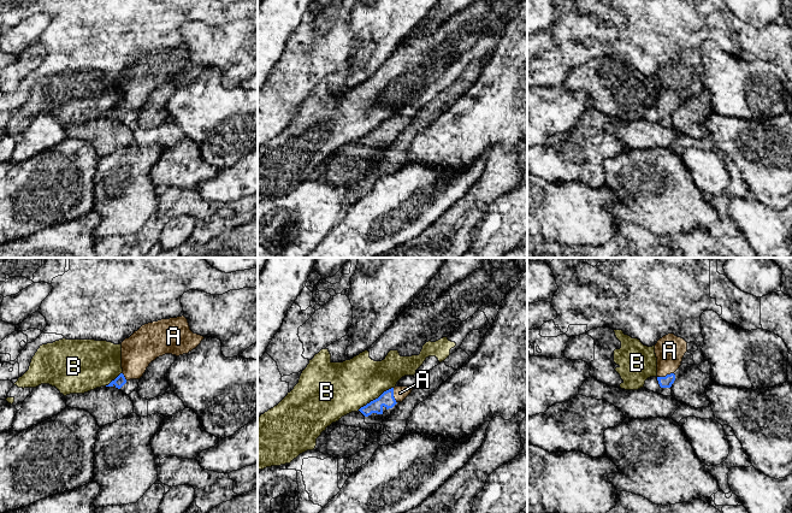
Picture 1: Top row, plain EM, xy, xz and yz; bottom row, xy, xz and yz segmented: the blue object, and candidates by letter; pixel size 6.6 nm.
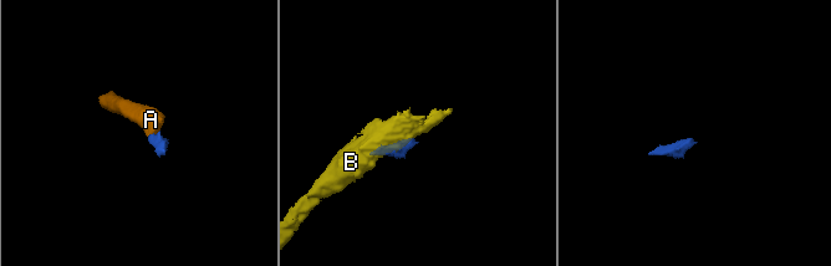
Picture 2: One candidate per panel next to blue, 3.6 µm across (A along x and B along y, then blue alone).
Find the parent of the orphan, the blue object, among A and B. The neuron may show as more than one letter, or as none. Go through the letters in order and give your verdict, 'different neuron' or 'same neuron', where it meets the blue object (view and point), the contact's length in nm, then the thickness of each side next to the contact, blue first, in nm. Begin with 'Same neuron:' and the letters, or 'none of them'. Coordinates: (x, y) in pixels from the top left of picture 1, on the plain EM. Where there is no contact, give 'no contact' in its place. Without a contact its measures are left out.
Same neuron: A
A: same neuron | yz (666, 106) | 120 nm | 80/200 nm
B: different neuron | xz (376, 129) | 280 nm | 100/360 nm

